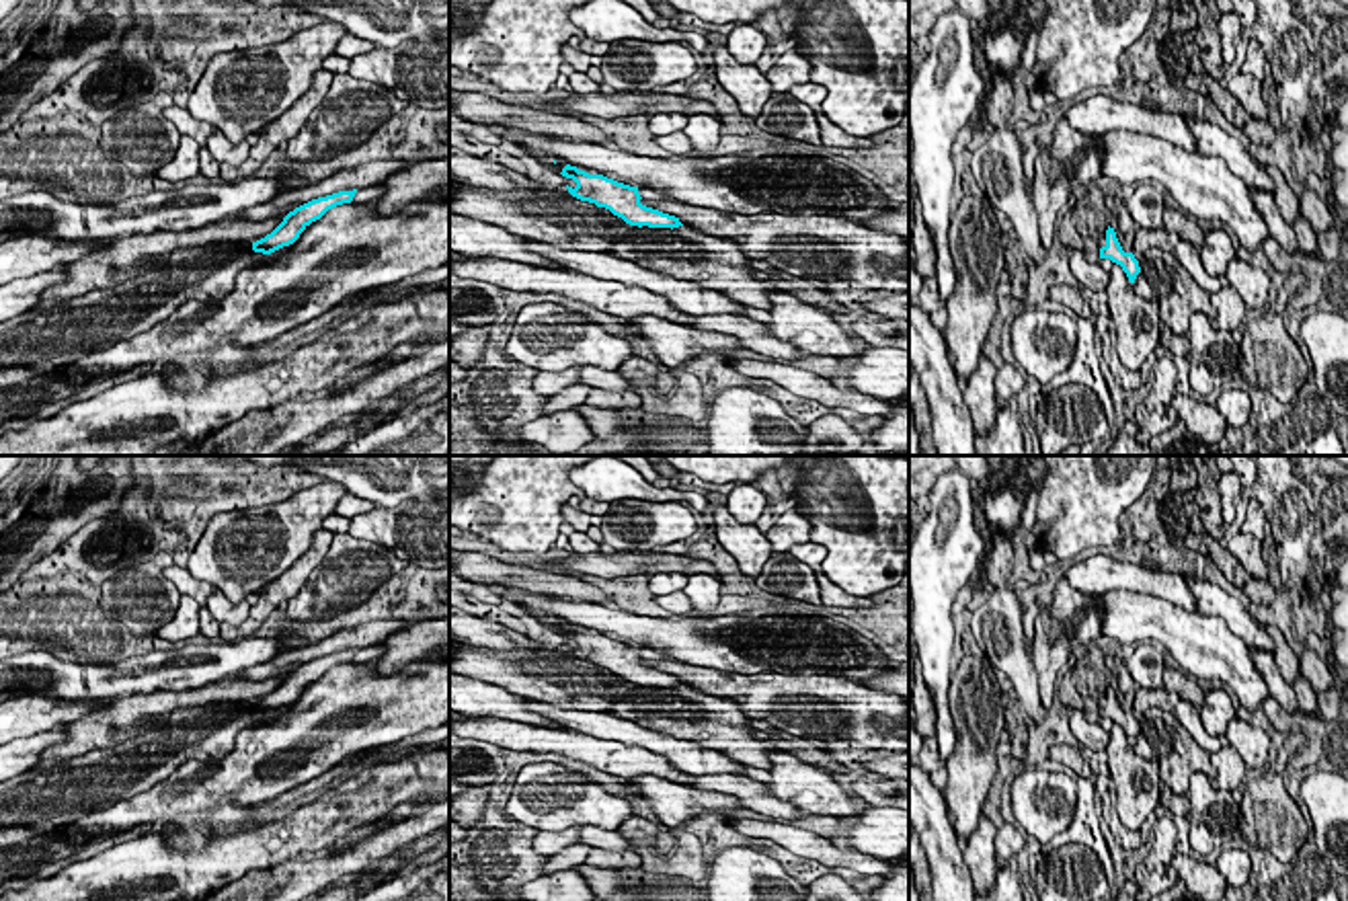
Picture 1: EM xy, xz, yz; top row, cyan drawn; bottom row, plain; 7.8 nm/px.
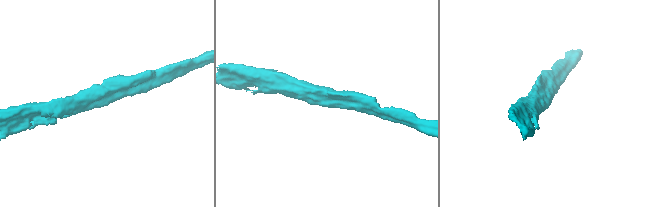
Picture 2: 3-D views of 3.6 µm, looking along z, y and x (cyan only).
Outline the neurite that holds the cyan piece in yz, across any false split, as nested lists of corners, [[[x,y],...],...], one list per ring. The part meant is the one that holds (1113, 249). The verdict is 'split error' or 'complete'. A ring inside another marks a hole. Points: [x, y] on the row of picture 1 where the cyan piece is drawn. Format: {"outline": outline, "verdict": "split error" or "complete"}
{"outline": [[[1110,226],[1106,230],[1106,244],[1100,248],[1100,259],[1110,259],[1112,263],[1120,265],[1131,283],[1135,283],[1137,275],[1141,273],[1139,261],[1133,252],[1122,250],[1116,232]]], "verdict": "complete"}

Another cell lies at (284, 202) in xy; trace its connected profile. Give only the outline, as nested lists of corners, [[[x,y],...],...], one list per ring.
[[[306,191],[279,193],[275,199],[254,205],[250,209],[244,209],[236,218],[250,220],[250,222],[263,222],[269,218],[285,218],[289,211],[293,211],[295,207],[304,203],[308,203]]]

